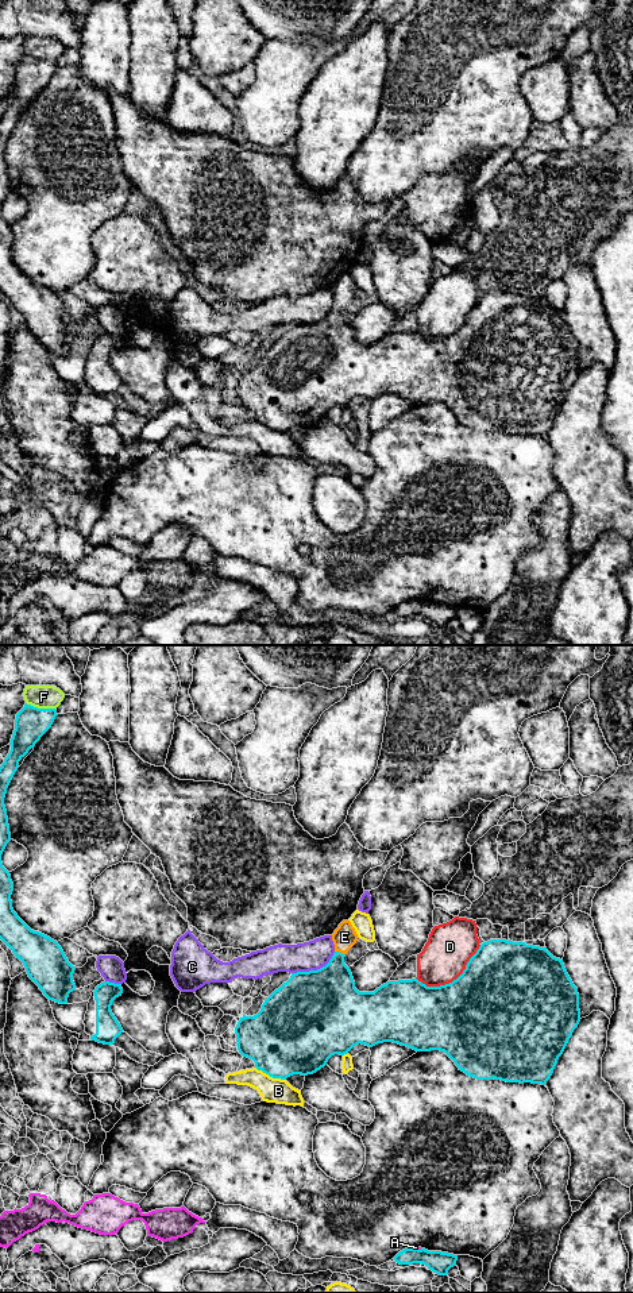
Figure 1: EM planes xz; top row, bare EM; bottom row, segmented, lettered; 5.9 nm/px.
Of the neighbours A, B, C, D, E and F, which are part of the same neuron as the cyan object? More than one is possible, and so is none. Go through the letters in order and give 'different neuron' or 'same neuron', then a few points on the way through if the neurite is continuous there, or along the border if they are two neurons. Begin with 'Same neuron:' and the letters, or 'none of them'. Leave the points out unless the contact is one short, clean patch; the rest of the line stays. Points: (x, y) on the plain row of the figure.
Same neuron: E
A: different neuron
B: different neuron
C: different neuron
D: different neuron
E: same neuron | across xz (329, 344), (336, 328), (339, 304), (344, 289)
F: different neuron

